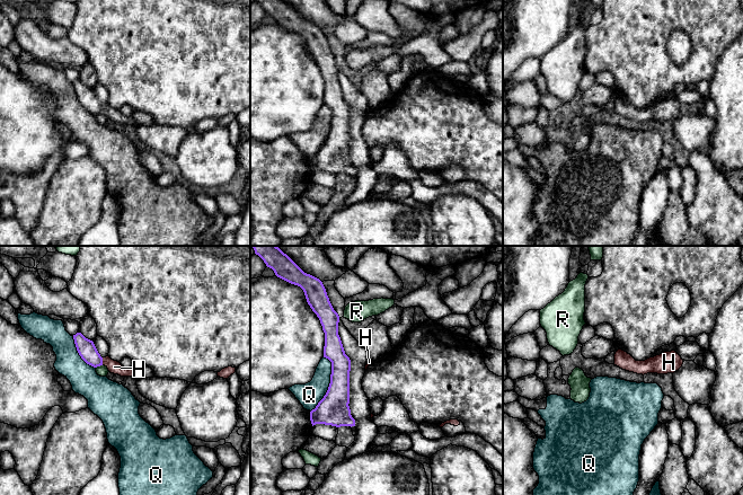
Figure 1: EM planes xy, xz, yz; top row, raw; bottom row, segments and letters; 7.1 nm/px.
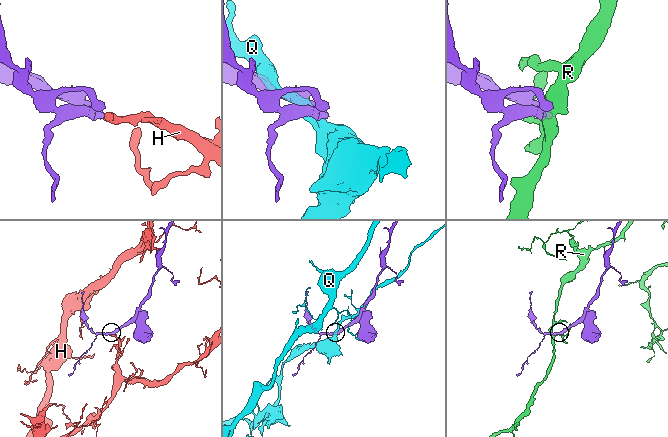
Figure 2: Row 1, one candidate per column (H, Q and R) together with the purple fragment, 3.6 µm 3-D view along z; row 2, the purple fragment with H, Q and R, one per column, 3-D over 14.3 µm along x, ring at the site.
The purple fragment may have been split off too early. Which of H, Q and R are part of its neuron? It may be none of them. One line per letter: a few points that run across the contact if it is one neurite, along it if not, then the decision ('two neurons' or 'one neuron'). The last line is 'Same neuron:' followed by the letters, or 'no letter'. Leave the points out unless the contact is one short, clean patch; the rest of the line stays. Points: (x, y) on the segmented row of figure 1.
H: line xy (86, 347), (102, 361), (107, 361), (114, 367); one neuron
Q: two neurons
R: two neurons
Same neuron: H

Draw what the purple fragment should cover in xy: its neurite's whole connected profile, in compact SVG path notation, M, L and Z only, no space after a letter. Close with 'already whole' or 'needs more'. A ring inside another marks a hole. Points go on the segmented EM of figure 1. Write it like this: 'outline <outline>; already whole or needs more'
outline M81 333L73 335L73 339L79 355L87 364L94 368L105 365L110 373L121 377L135 377L132 369L124 368L120 362L112 360L109 356L101 357L94 342L86 338Z; needs more

